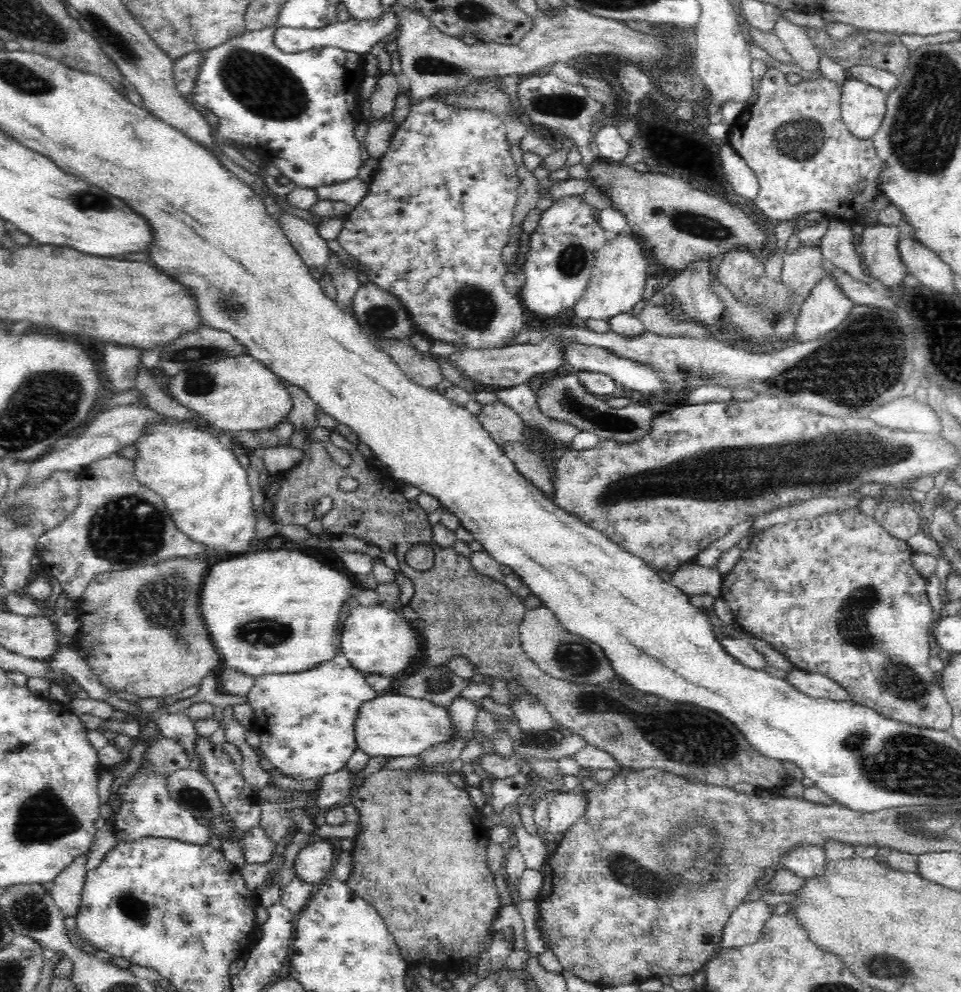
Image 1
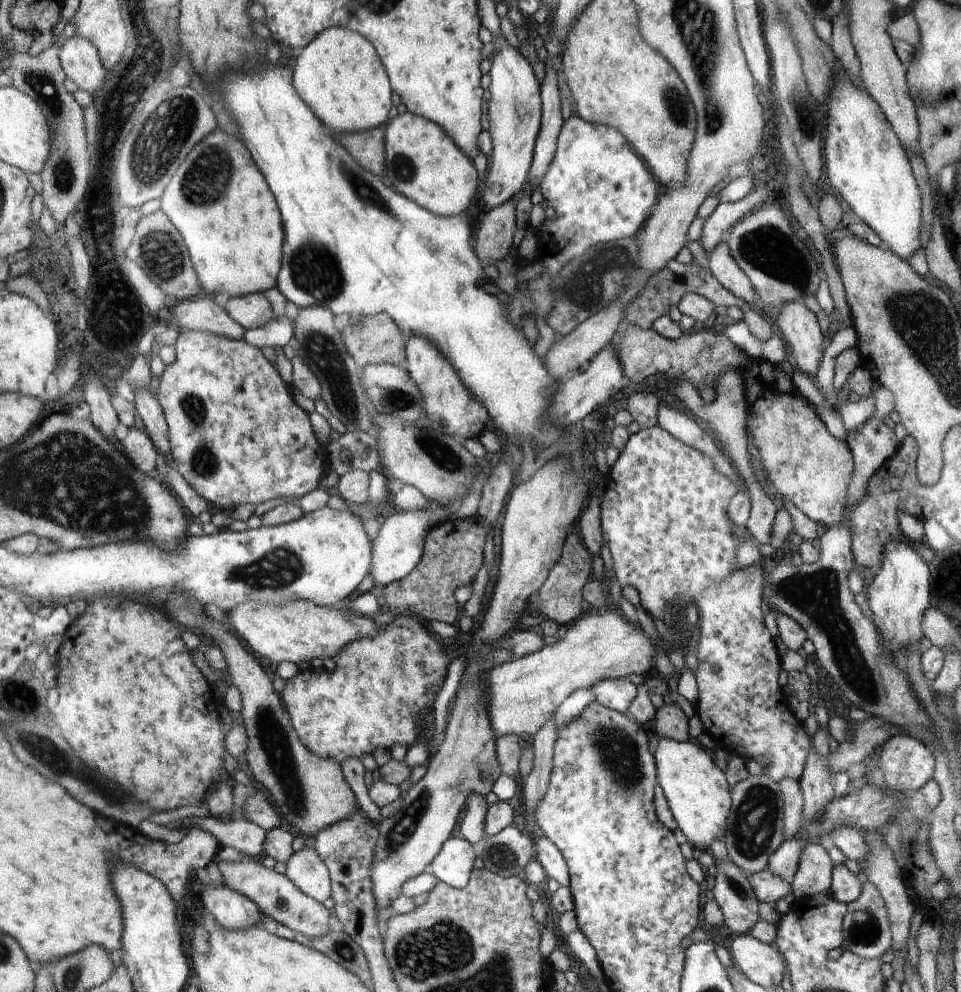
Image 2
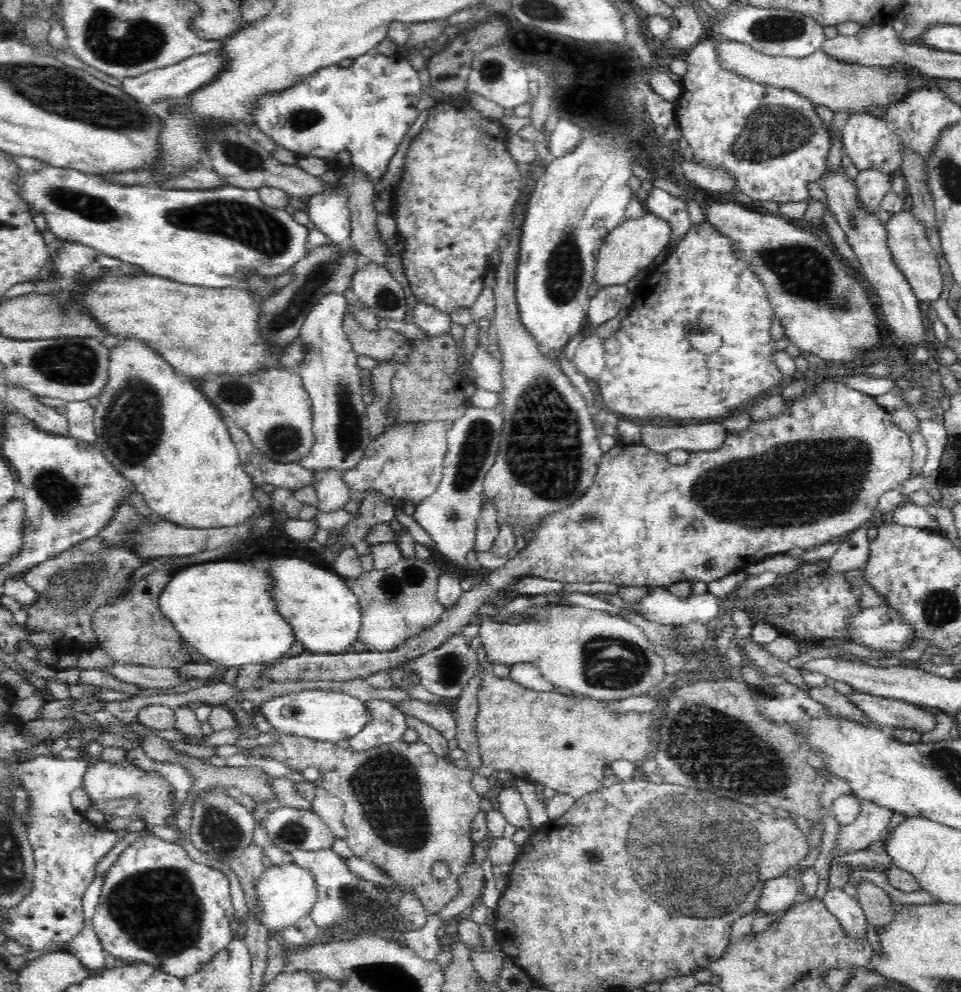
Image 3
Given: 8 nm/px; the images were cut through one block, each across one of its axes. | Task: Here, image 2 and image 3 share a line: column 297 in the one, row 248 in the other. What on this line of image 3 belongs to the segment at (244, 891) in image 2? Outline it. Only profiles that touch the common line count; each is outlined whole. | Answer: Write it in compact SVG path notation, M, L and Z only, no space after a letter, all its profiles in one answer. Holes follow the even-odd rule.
M908 210L898 212L891 216L886 224L886 233L888 233L888 251L893 260L900 267L902 275L910 284L912 292L919 301L934 302L940 298L944 288L944 279L940 273L940 265L936 258L936 252L930 246L927 238L925 226L916 221L916 218Z

